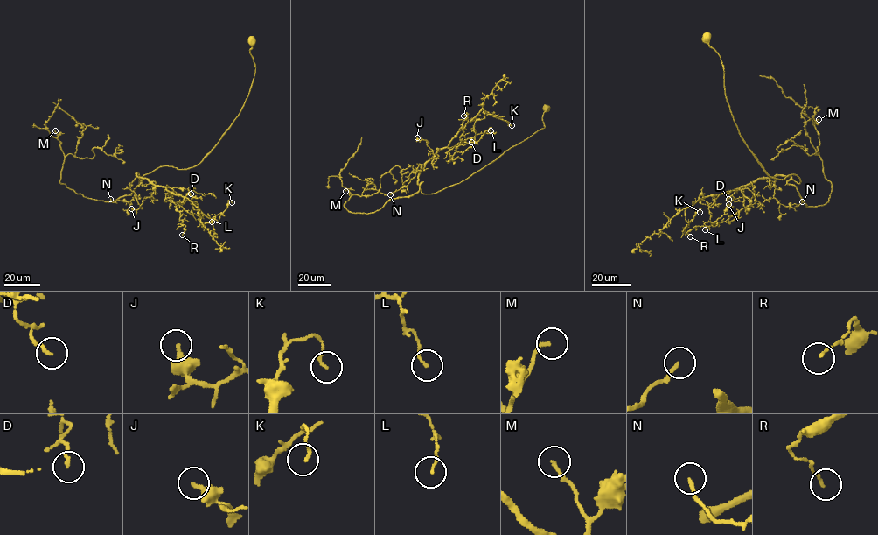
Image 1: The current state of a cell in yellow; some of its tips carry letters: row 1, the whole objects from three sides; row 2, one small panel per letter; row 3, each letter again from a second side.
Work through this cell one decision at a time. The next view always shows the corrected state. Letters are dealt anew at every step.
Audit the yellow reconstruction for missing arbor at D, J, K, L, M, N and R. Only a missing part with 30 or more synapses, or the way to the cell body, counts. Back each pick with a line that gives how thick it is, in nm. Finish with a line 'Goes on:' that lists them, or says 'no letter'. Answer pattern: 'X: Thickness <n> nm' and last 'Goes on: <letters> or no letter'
Goes on: no letter

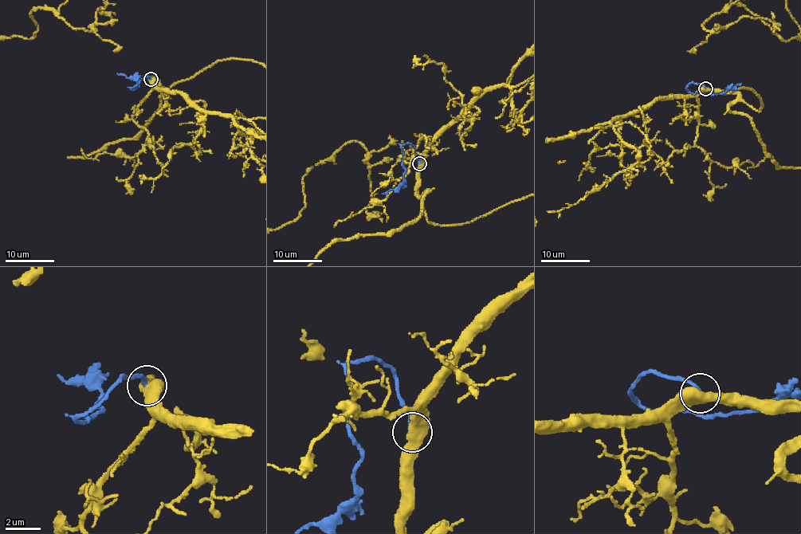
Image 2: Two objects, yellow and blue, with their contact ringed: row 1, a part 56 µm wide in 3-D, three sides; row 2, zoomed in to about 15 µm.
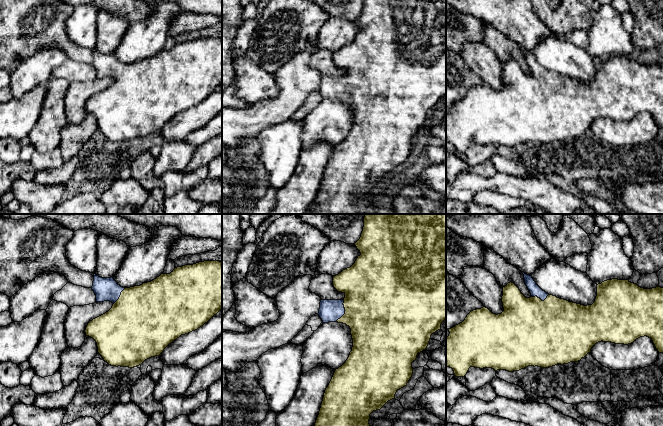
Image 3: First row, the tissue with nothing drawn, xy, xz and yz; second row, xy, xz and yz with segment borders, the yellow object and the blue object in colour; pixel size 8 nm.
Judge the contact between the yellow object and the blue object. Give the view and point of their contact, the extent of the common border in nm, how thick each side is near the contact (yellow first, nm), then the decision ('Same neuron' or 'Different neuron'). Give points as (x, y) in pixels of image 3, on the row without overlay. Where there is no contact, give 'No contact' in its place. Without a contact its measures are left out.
Touches yellow at xz (345, 87). Shared border 200 nm. Thickness 500 nm (yellow) against 180 nm. Same neuron

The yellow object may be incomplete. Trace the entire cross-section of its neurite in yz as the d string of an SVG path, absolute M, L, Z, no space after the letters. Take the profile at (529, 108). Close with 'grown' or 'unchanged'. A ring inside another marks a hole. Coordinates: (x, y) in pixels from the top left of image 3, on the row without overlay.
M522 49L531 69L530 74L526 74L519 64L510 58L503 63L504 87L501 90L493 90L483 83L471 87L462 99L448 105L450 110L446 113L446 142L453 145L456 153L464 153L470 143L513 148L528 142L548 144L557 140L578 138L590 129L598 118L628 121L644 112L651 114L658 128L663 129L663 64L658 62L644 65L629 56L607 56L597 61L595 78L584 82L547 70L532 52Z; grown

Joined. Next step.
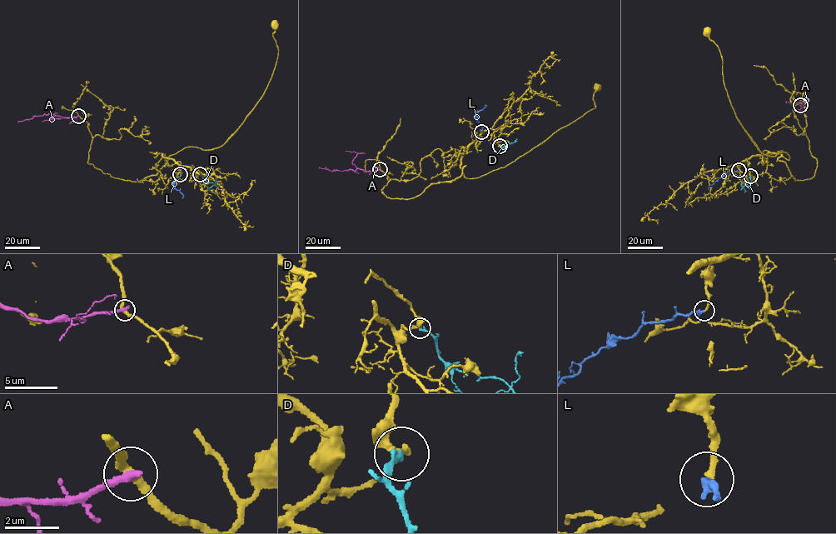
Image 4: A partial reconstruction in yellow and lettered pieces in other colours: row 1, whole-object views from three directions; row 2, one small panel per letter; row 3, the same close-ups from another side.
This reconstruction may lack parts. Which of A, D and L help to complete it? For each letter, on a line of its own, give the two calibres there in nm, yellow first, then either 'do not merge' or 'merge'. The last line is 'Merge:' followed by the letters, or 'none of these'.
A: calibres 300 and 360 nm; do not merge
D: calibres 320 and 190 nm; do not merge
L: calibres 200 and 280 nm; merge
Merge: L

